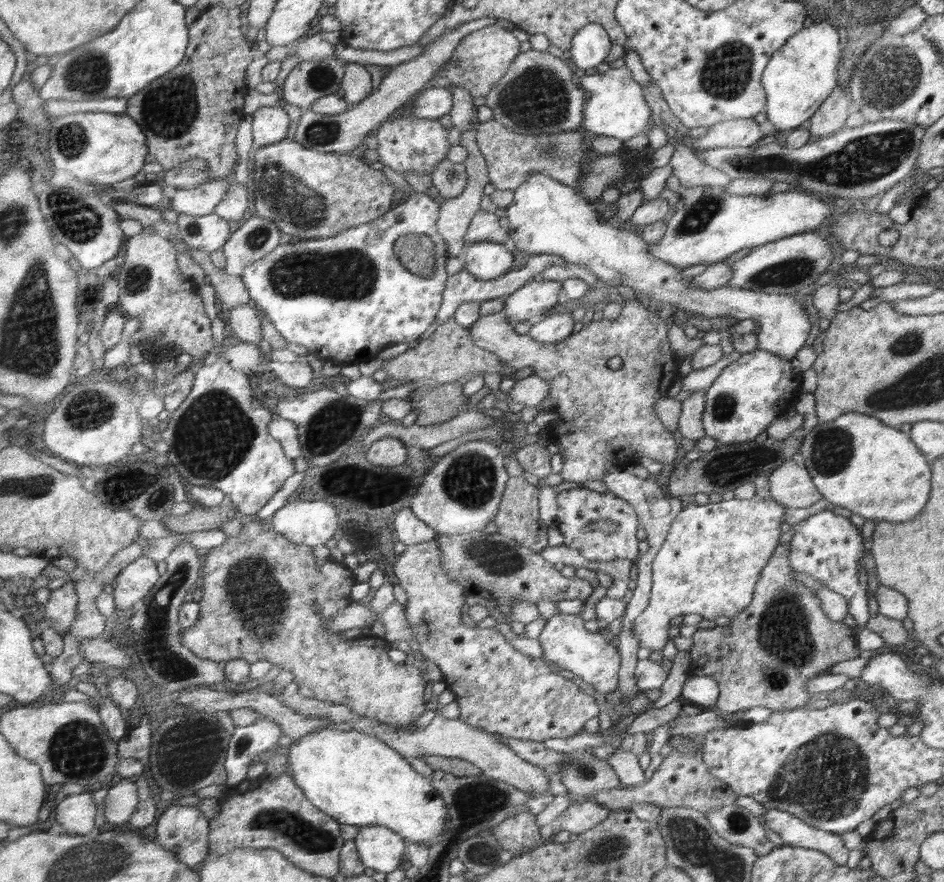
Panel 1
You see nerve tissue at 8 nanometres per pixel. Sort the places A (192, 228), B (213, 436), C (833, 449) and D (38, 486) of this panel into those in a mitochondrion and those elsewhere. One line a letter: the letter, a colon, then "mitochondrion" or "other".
A: mitochondrion
B: mitochondrion
C: mitochondrion
D: mitochondrion

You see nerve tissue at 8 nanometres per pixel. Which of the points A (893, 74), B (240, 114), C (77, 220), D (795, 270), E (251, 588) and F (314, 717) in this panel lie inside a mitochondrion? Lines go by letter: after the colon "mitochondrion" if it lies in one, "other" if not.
A: mitochondrion
B: other
C: mitochondrion
D: mitochondrion
E: mitochondrion
F: other

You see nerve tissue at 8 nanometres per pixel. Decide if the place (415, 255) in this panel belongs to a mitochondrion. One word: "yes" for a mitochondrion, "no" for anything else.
yes

